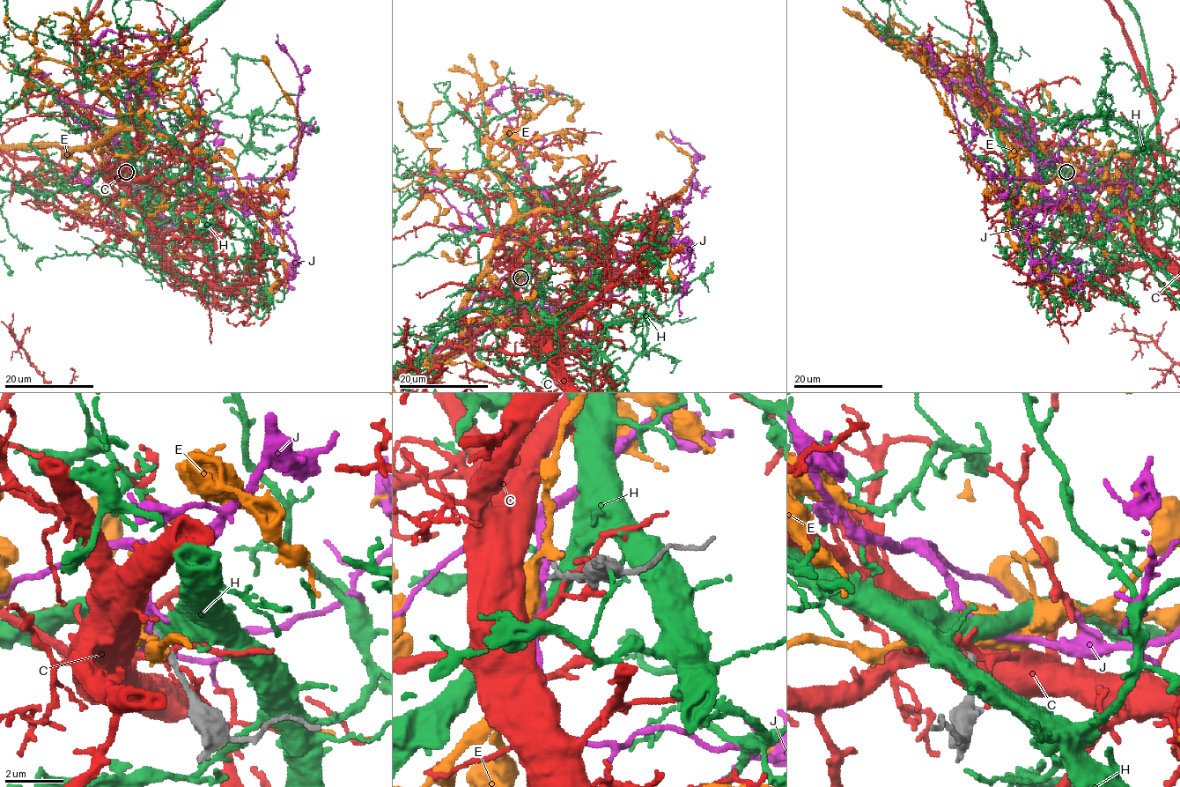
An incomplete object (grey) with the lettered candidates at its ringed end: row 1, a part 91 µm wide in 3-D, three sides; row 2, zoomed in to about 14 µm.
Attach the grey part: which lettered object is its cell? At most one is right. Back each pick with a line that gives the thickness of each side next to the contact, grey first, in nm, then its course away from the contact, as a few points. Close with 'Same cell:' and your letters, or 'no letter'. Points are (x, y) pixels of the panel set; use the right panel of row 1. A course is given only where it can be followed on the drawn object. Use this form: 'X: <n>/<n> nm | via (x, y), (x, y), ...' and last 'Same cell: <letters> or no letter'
J: 200/200 nm
Same cell: J

